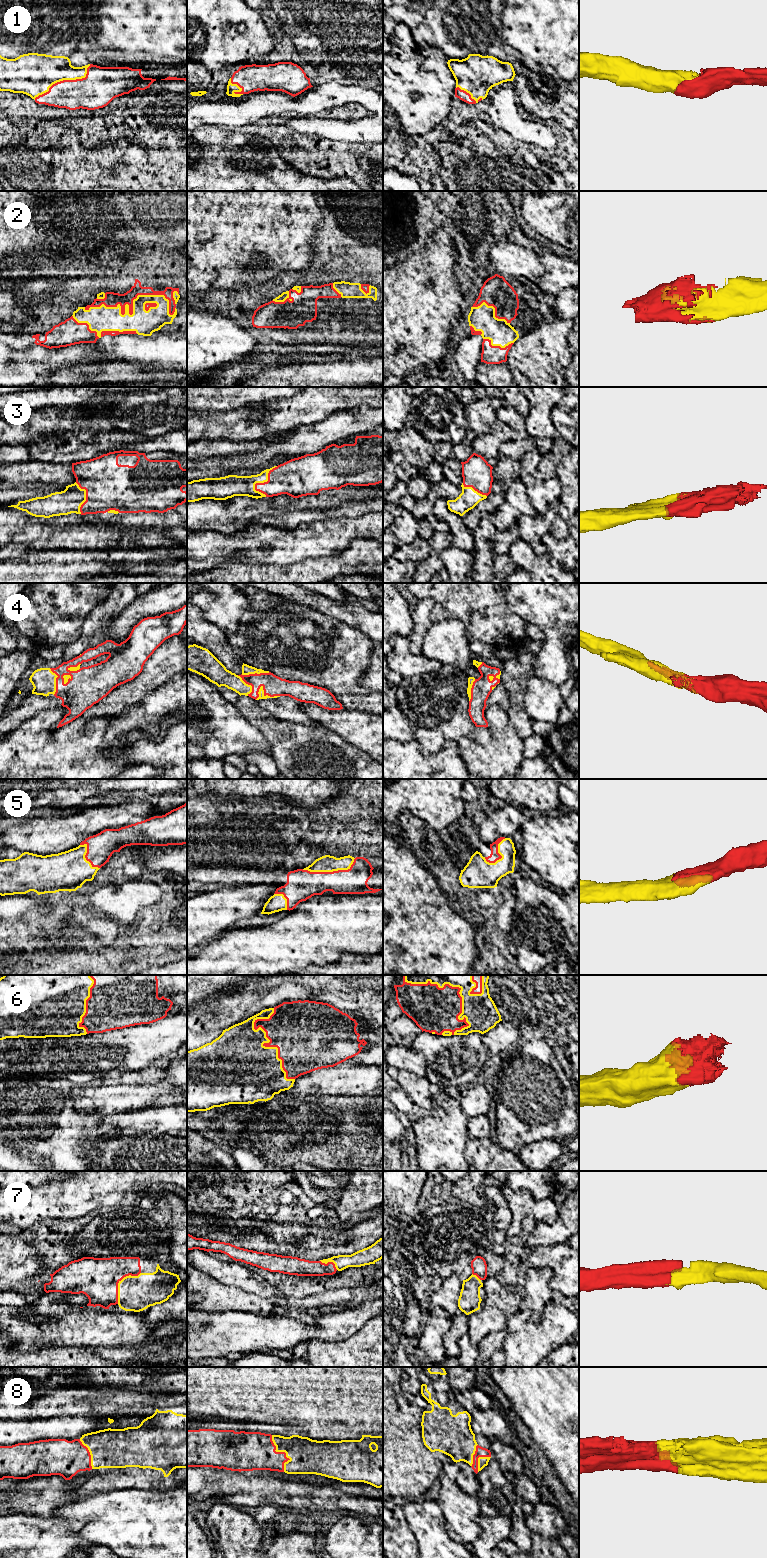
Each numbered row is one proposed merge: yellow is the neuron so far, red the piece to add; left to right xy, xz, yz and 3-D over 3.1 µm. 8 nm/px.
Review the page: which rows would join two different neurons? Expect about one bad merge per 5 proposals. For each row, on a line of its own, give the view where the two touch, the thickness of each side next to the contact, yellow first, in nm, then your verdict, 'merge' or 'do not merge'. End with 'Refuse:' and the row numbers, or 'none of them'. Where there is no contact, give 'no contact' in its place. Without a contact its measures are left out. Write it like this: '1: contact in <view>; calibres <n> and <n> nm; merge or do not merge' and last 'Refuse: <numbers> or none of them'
1: contact in xy; calibres 320 and 280 nm; merge
2: contact in xy; calibres 200 and 120 nm; merge
3: contact in xz; calibres 160 and 300 nm; merge
4: contact in xz; calibres 50 and 160 nm; merge
5: contact in xz; calibres 140 and 240 nm; merge
6: contact in yz; calibres 200 and 360 nm; merge
7: contact in xy; calibres 280 and 320 nm; merge
8: contact in xz; calibres 280 and 300 nm; merge
Refuse: none of them

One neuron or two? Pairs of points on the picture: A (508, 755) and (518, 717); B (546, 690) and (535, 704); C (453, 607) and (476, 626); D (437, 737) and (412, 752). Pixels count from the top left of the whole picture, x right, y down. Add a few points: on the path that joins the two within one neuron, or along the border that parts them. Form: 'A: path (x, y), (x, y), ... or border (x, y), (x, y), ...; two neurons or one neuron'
A: border (505, 710), (509, 724), (522, 739); two neurons
B: path (545, 693), (538, 701); one neuron
C: path (460, 614), (469, 626); one neuron
D: border (415, 739), (423, 755), (434, 753), (444, 744); two neurons

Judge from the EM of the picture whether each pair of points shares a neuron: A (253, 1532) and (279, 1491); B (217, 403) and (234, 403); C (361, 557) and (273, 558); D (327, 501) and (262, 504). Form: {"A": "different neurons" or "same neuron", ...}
{"A": "different neurons", "B": "same neuron", "C": "different neurons", "D": "same neuron"}

